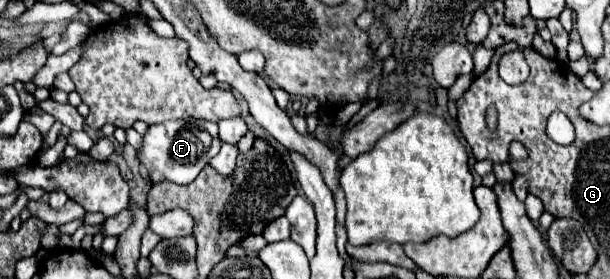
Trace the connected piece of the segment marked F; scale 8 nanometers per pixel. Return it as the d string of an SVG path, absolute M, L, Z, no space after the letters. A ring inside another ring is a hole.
M199 118L195 120L195 130L193 130L187 120L169 120L149 126L147 134L143 136L139 160L147 166L149 178L153 182L171 180L175 184L189 184L199 176L199 172L217 152L219 152L219 136L215 122ZM205 134L209 134L209 140L205 140Z

